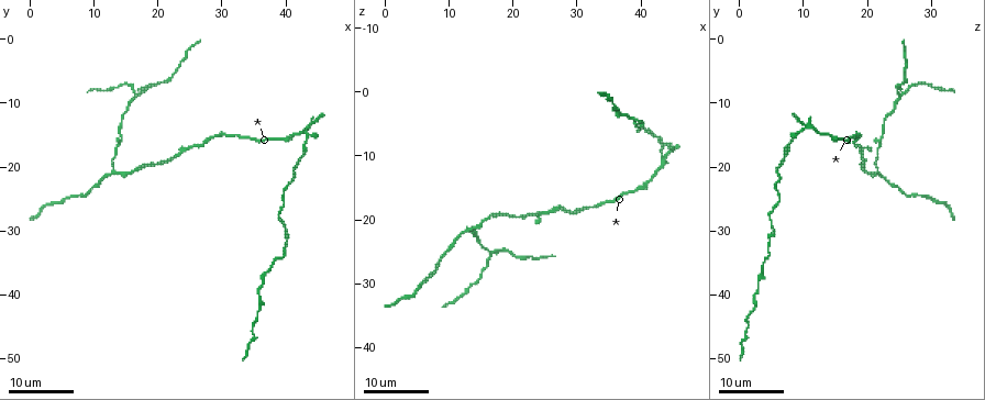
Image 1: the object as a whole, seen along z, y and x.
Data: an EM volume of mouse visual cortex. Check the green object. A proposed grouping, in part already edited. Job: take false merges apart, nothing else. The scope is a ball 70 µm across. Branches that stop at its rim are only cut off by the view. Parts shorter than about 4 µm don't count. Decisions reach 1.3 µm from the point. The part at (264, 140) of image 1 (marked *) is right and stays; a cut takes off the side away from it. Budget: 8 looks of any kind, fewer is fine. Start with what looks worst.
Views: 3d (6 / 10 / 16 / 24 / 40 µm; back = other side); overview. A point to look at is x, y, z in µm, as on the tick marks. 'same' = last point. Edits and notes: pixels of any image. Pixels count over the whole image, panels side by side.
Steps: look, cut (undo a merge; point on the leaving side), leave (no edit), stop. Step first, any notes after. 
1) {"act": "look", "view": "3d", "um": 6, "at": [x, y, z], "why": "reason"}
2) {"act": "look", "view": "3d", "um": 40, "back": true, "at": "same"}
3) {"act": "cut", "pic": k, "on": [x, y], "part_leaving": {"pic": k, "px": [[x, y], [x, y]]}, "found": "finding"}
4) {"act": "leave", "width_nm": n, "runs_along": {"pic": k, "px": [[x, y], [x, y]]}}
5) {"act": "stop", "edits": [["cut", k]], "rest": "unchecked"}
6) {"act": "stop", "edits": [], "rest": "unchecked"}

{"act": "look", "view": "3d", "um": 24, "at": [17.0, 9.0, 25.0], "why": "looks like a crossing"}

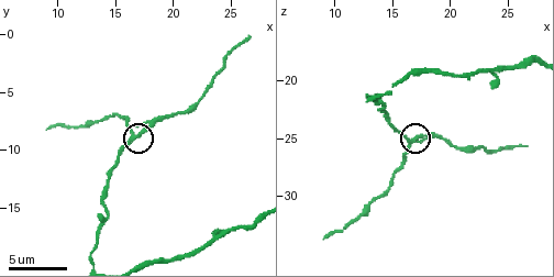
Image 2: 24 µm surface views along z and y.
{"act": "look", "view": "3d", "um": 10, "at": [16.8, 8.8, 25.4]}

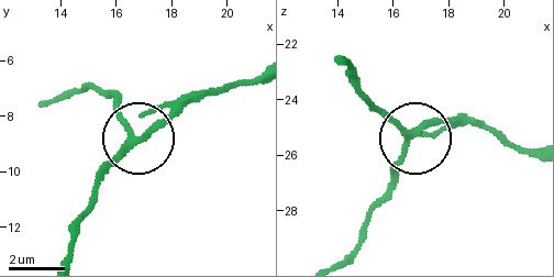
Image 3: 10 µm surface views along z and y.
{"act": "leave", "arms": 4, "runs_along": {"pic": 3, "px": [[69, 253], [73, 224], [131, 139], [120, 91]]}, "found": "all the same neuron"}

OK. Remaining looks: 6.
{"act": "look", "view": "3d", "um": 24, "at": [13.0, 20.5, 21.5], "why": "three-way junction"}

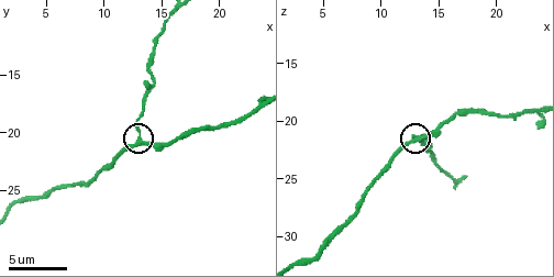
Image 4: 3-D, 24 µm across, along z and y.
{"act": "look", "view": "3d", "um": 10, "at": [13.0, 20.4, 21.6]}

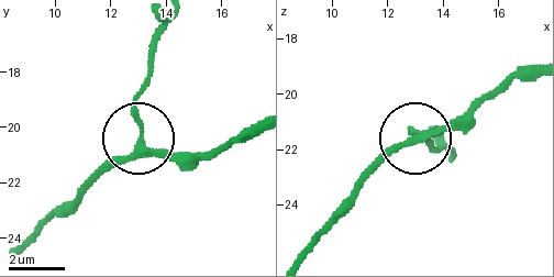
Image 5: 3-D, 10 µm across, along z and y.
{"act": "look", "view": "3d", "um": 10, "back": true, "at": [13.1, 20.5, 21.7], "why": "other side"}

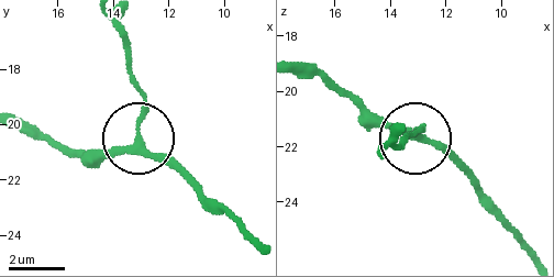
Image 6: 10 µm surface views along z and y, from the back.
{"act": "leave", "arms": 3, "runs_along": {"pic": 6, "px": [[19, 118], [76, 148], [146, 148], [201, 196]]}, "found": "one neuron here"}

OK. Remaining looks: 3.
{"act": "look", "view": "3d", "um": 16, "at": [28.0, 15.5, 18.5]}

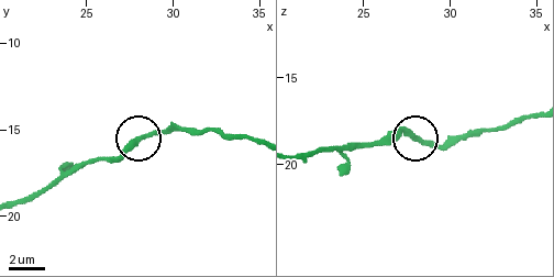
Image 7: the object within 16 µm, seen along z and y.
{"act": "look", "view": "3d", "um": 10, "at": [27.9, 15.6, 18.6], "why": "zoom in"}

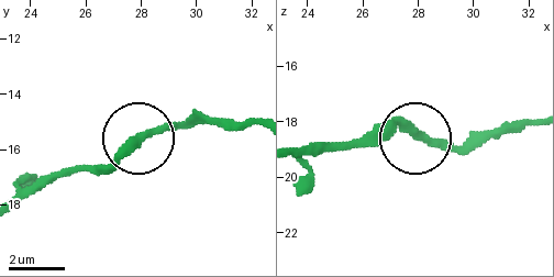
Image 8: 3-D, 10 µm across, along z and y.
{"act": "leave", "width_nm": 310, "found": "one neuron here"}

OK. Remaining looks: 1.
{"act": "stop", "edits": [], "rest": "unchecked"}

